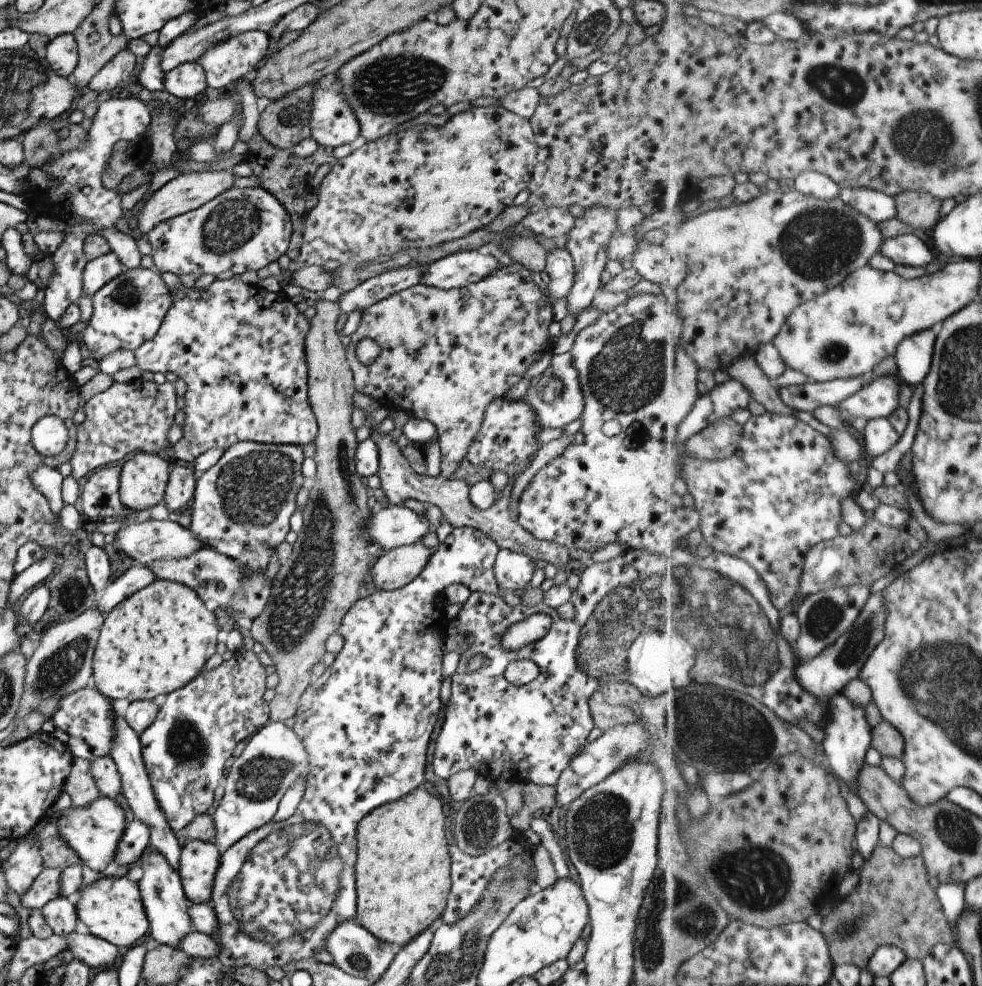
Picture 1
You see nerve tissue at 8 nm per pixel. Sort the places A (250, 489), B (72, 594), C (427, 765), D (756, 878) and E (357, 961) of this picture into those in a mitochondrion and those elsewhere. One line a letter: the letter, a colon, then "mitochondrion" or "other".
A: mitochondrion
B: mitochondrion
C: other
D: mitochondrion
E: mitochondrion

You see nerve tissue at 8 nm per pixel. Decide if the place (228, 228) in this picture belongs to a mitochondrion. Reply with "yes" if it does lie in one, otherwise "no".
yes

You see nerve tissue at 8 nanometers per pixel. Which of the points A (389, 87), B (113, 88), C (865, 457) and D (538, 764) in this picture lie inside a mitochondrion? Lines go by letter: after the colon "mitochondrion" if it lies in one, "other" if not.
A: mitochondrion
B: other
C: other
D: other

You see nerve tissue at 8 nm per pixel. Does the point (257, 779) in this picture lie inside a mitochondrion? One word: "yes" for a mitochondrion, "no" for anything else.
yes

